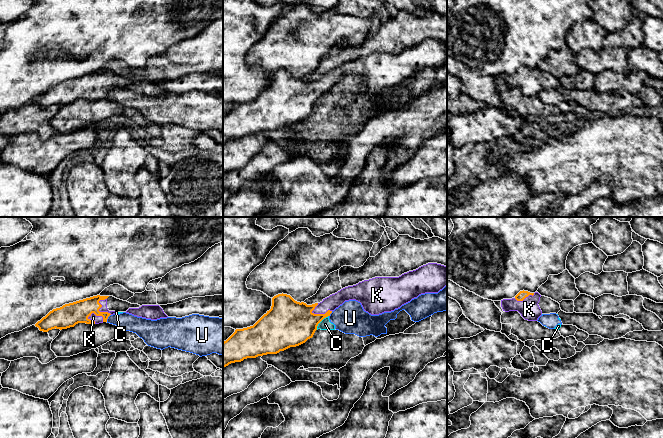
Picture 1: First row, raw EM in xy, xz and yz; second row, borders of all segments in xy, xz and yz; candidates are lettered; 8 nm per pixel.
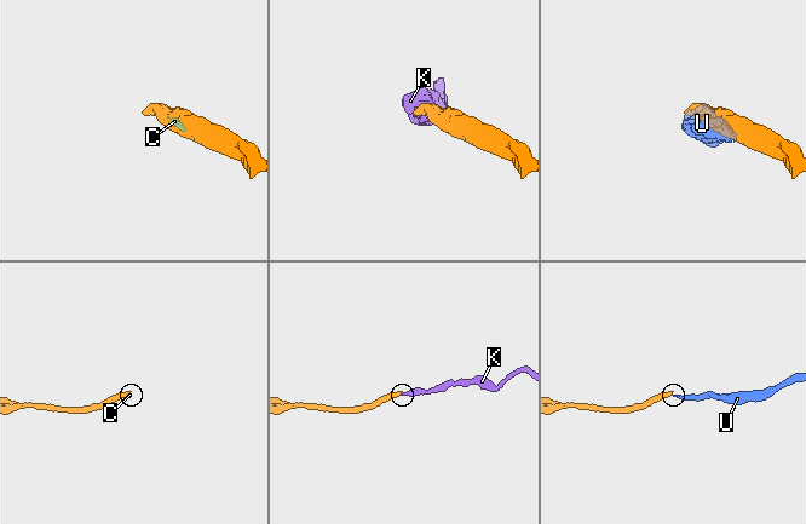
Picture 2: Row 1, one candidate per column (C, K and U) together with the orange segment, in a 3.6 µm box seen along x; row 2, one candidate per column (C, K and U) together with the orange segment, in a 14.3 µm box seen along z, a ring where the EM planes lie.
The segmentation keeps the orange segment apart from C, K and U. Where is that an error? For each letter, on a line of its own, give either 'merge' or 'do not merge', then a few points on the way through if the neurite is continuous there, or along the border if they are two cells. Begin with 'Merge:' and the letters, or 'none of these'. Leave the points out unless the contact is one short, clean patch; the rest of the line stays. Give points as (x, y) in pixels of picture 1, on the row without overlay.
Merge: K
C: do not merge; border xz (328, 91), (318, 100), (316, 105)
K: merge
U: do not merge; border xy (110, 90), (106, 97)

